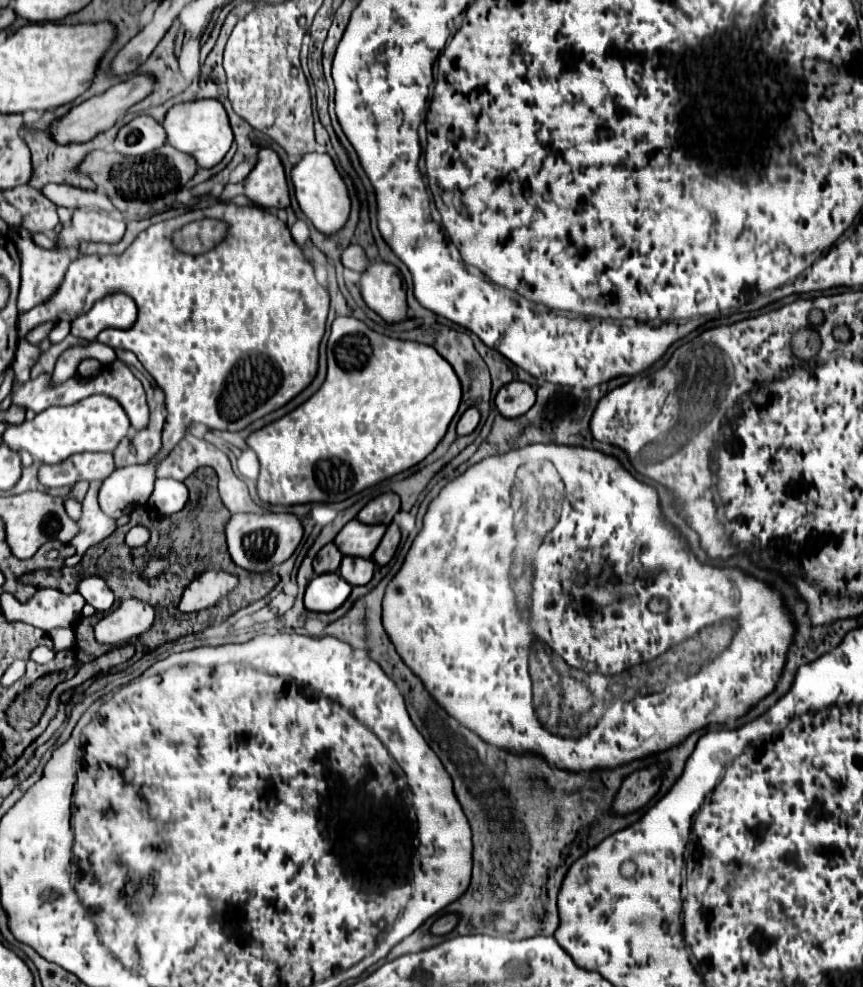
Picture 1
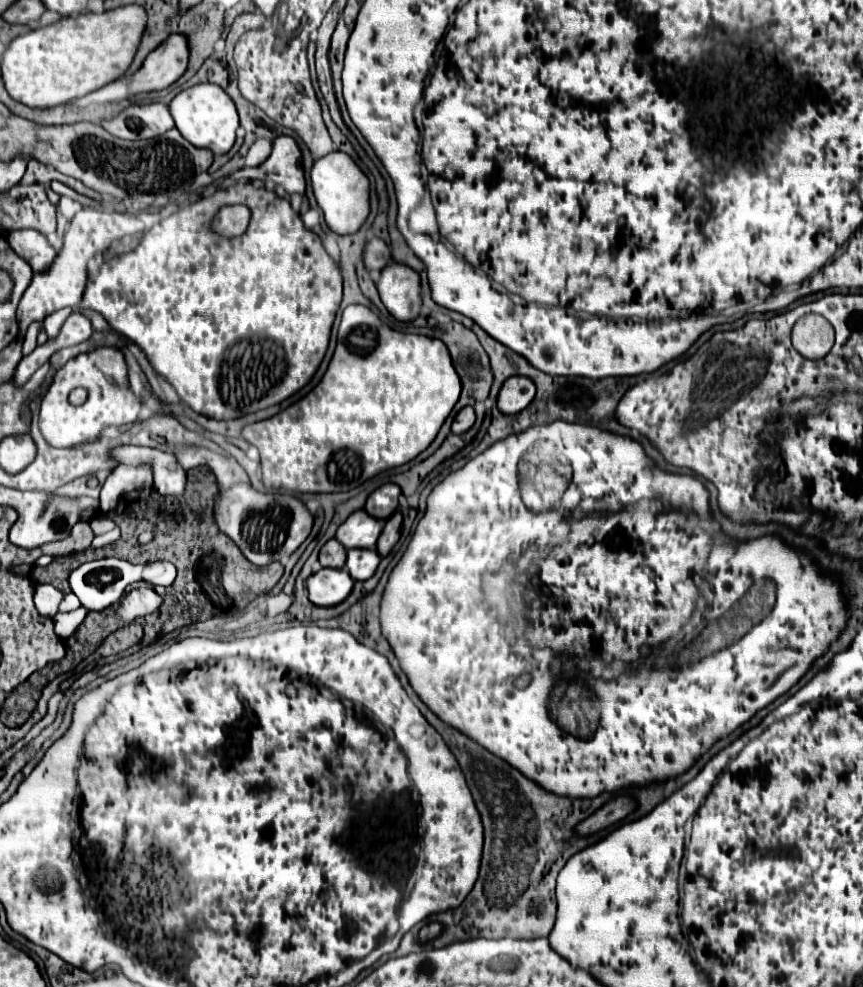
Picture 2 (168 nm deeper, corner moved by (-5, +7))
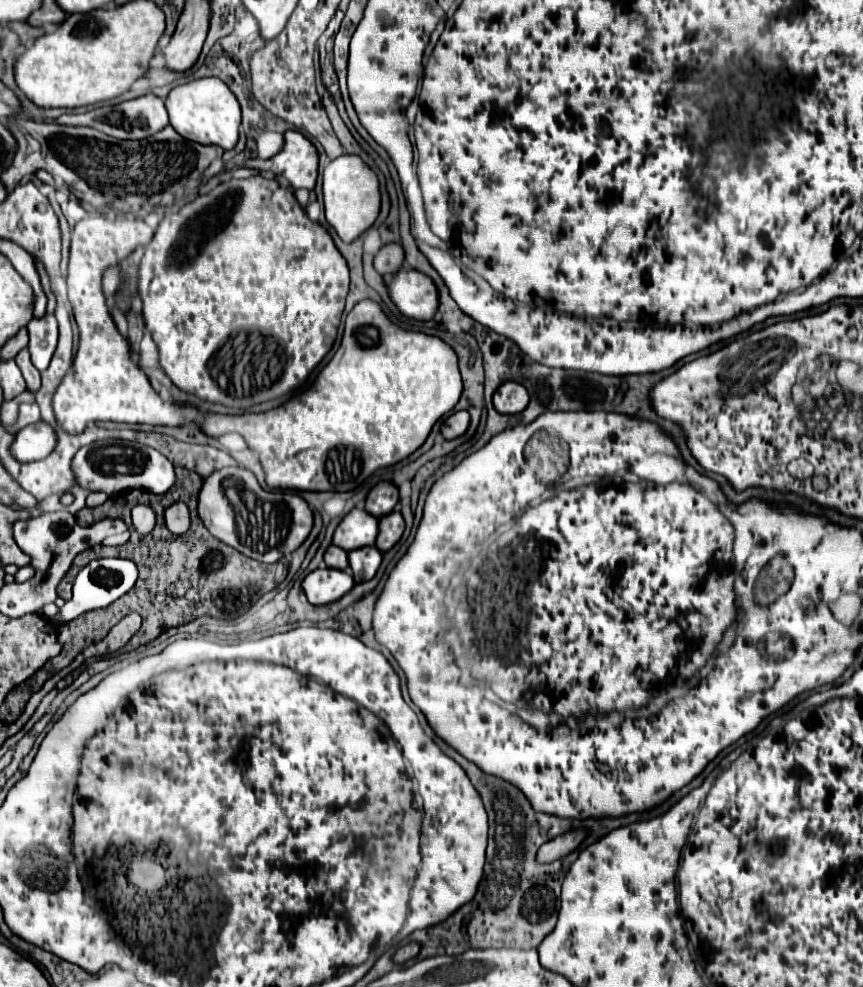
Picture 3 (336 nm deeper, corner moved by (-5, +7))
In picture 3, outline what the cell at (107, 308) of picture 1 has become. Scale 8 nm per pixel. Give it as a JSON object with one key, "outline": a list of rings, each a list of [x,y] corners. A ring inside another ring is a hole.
{"outline":[[[54,315],[32,319],[28,323],[28,333],[32,339],[32,363],[38,371],[44,371],[58,345],[58,321]]]}

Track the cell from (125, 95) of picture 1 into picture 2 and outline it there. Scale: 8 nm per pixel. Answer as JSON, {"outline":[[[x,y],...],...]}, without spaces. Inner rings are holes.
{"outline":[[[178,33],[170,35],[158,49],[154,49],[146,57],[142,69],[134,77],[134,83],[130,85],[130,91],[136,95],[144,91],[166,89],[184,75],[188,57],[190,51],[186,39]]]}

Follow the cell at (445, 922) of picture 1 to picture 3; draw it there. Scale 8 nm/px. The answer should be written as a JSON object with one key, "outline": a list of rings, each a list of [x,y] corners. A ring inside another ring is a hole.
{"outline":[[[410,941],[410,943],[402,945],[402,947],[396,951],[394,961],[396,961],[396,963],[404,963],[406,959],[414,959],[414,957],[418,955],[418,951],[420,951],[420,943],[418,943],[418,941]]]}

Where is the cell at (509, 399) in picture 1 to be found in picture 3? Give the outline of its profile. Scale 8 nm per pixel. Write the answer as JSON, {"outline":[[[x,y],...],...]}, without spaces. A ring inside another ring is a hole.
{"outline":[[[516,381],[502,383],[494,393],[494,407],[498,413],[508,413],[508,415],[520,413],[522,409],[526,409],[528,401],[530,401],[528,389]]]}

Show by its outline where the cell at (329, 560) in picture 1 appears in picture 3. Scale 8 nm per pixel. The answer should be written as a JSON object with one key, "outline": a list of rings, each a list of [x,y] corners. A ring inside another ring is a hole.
{"outline":[[[330,545],[324,553],[324,563],[332,569],[344,571],[344,569],[348,569],[348,553],[336,545]]]}

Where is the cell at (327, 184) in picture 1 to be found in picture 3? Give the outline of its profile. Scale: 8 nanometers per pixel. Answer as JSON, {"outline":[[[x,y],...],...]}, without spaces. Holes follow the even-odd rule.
{"outline":[[[340,155],[326,165],[324,207],[326,207],[326,221],[334,227],[334,231],[344,243],[352,243],[376,221],[380,211],[378,177],[368,165],[364,165],[364,161],[358,155]]]}

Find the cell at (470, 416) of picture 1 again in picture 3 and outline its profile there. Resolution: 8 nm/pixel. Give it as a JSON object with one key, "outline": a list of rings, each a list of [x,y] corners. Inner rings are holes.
{"outline":[[[458,411],[458,413],[454,413],[454,415],[450,415],[446,419],[446,423],[442,425],[442,435],[446,439],[456,439],[456,437],[460,437],[460,435],[466,433],[468,425],[470,425],[468,411]]]}

